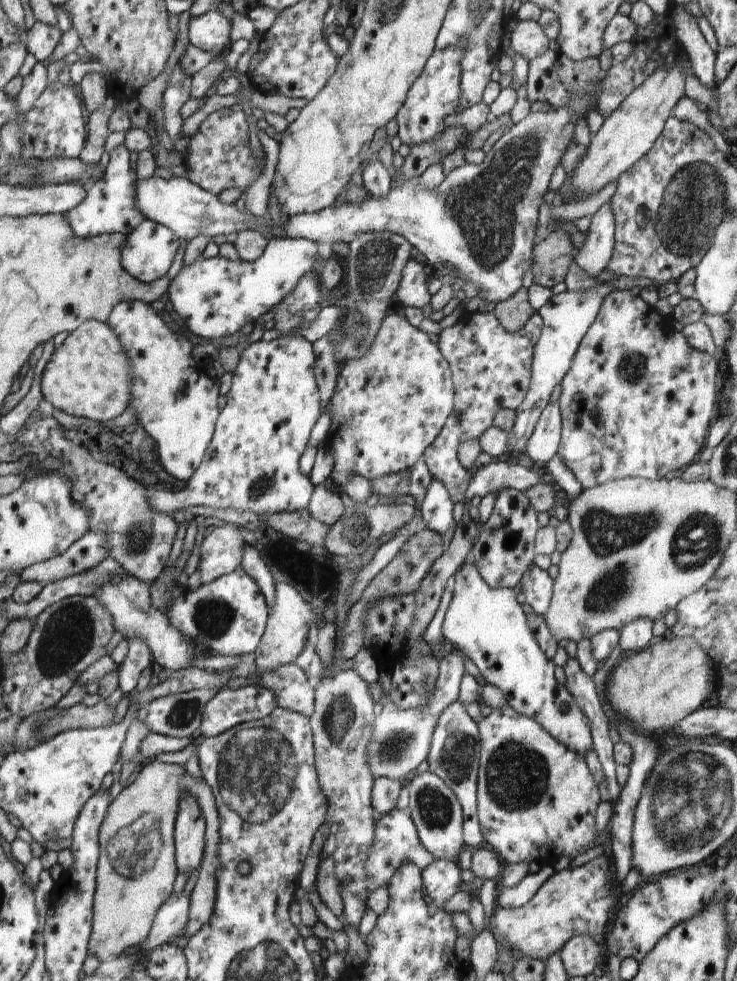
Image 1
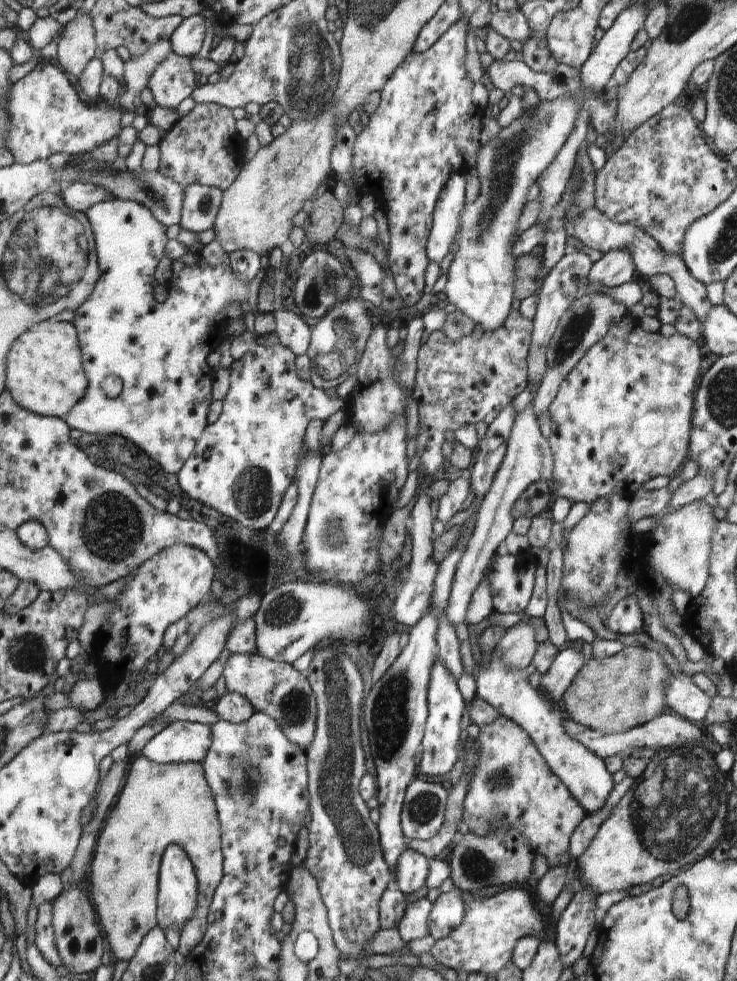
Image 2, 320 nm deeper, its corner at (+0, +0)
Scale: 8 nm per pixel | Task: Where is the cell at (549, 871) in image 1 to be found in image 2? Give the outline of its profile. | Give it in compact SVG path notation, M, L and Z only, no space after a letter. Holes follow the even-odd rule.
M454 887L447 893L441 893L432 903L428 928L434 940L448 936L461 923L466 905L462 902L459 891L458 887Z

